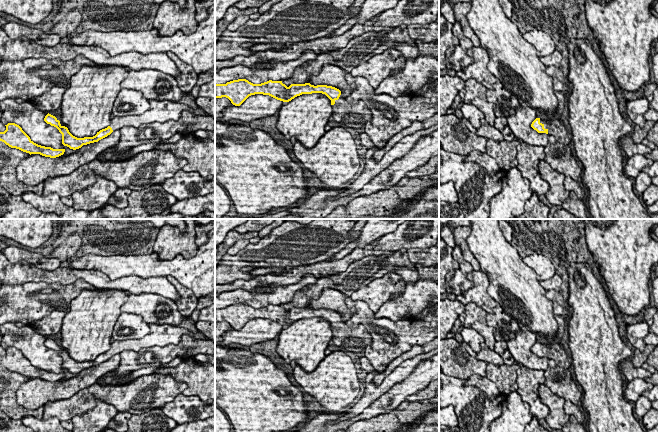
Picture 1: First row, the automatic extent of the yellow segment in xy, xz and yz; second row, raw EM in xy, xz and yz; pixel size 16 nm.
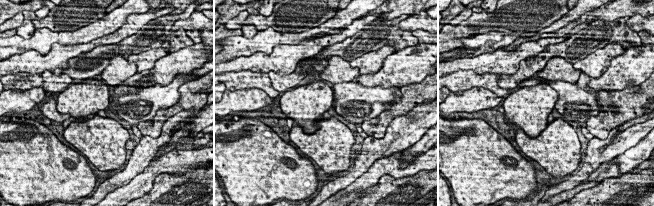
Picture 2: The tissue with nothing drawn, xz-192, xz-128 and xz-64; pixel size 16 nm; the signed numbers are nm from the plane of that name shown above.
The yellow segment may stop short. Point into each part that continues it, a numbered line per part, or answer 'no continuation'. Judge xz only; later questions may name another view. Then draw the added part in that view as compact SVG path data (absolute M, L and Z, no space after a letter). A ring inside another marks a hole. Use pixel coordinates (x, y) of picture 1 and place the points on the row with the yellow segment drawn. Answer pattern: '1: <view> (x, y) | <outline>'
1: xz (352, 115) | M340 95L332 105L332 117L336 122L342 123L346 127L363 130L365 124L371 121L372 114L364 101L358 100L356 104L349 103L346 97Z

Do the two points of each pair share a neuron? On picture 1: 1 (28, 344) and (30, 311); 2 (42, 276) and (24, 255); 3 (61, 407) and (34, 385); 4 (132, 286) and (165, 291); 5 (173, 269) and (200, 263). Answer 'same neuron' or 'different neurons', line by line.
1: different neurons
2: different neurons
3: different neurons
4: same neuron
5: same neuron

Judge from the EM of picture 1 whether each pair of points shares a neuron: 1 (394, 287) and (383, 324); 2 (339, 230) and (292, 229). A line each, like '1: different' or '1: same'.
1: different
2: same

